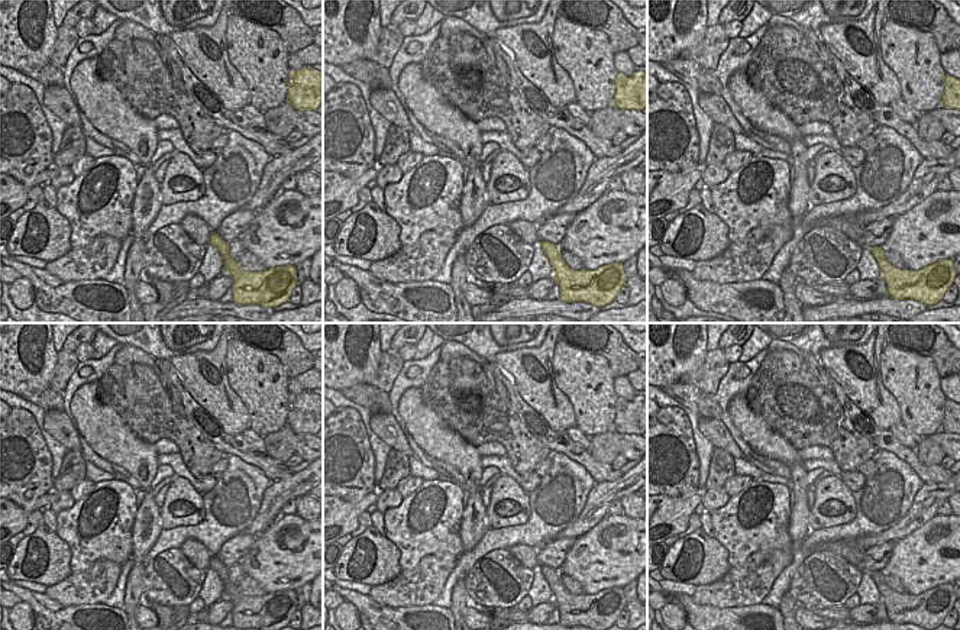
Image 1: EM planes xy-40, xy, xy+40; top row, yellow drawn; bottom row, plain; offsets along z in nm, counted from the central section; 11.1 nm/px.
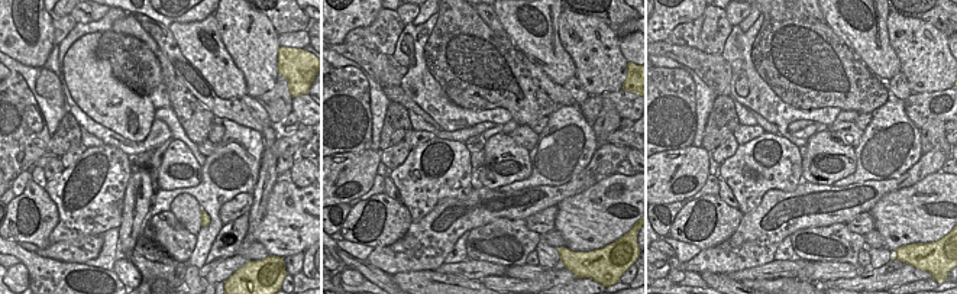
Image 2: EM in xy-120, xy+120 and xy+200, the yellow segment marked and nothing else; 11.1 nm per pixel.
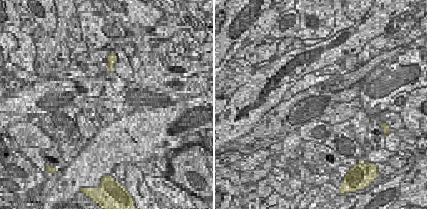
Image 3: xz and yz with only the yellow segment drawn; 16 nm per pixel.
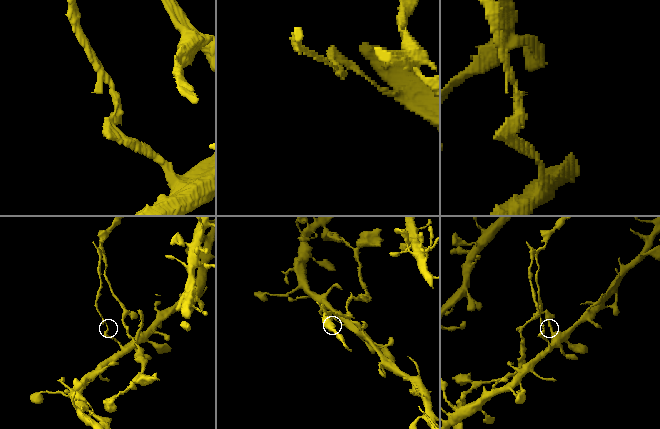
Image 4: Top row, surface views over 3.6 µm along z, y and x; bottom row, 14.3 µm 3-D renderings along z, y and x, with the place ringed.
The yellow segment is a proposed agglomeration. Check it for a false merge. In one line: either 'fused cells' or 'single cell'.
fused cells

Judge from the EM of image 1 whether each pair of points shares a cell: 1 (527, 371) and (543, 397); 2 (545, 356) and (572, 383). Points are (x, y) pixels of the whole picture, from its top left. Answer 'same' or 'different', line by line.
1: same
2: different

